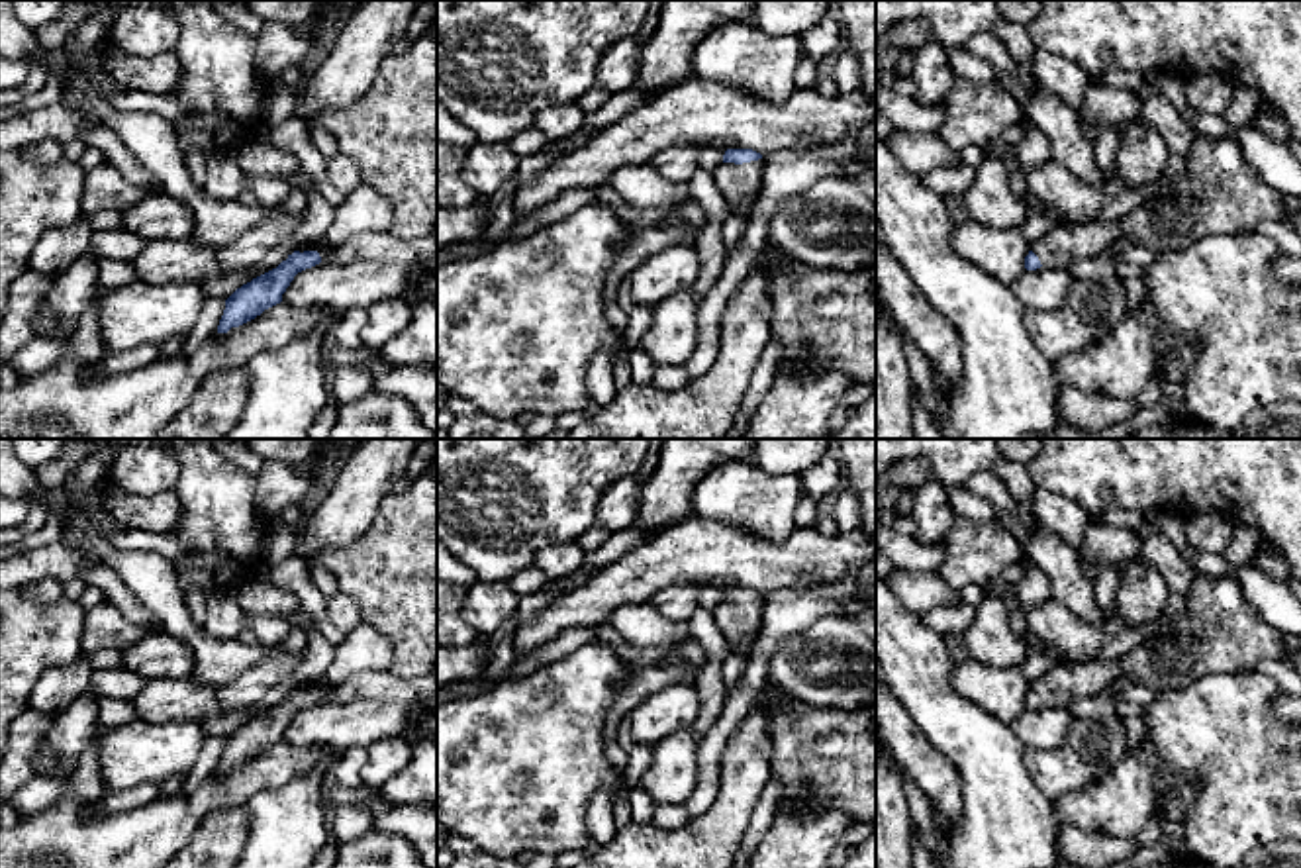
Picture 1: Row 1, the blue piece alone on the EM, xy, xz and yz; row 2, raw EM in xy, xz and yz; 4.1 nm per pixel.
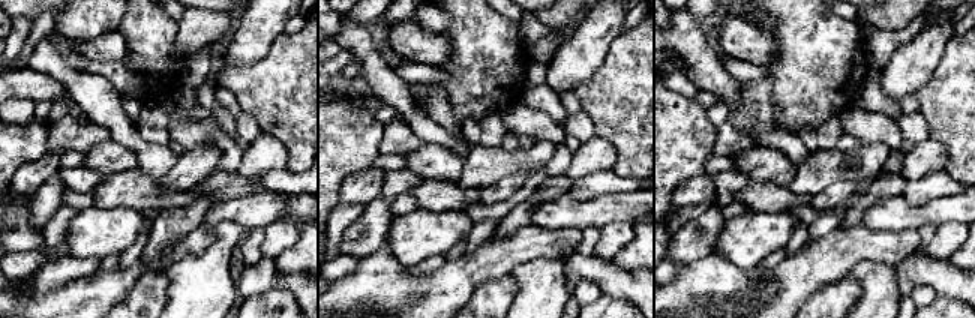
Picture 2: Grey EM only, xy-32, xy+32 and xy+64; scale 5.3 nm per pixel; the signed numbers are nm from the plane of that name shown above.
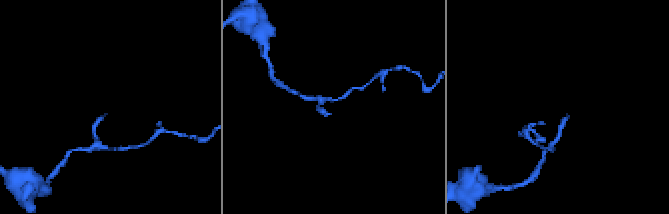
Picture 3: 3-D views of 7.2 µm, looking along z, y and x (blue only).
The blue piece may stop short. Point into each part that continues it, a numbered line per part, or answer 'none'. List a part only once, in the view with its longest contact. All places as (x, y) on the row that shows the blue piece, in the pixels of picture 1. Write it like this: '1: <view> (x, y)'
1: xz (741, 185)

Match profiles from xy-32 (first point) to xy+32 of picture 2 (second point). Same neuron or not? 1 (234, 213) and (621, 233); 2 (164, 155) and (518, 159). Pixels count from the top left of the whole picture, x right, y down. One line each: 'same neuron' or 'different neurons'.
1: different neurons
2: same neuron

